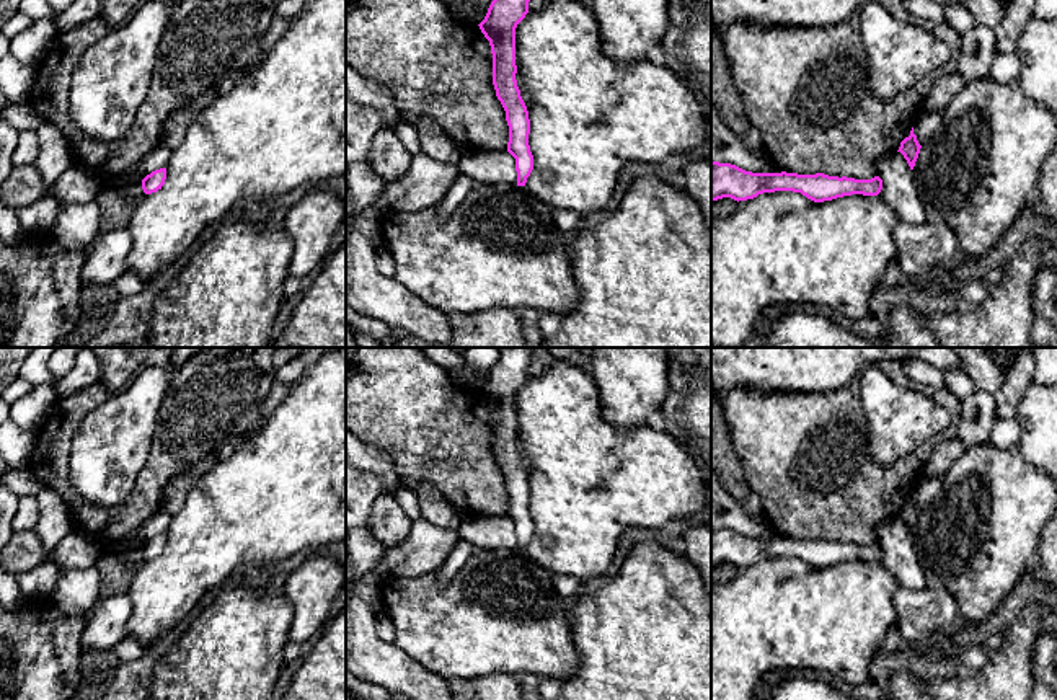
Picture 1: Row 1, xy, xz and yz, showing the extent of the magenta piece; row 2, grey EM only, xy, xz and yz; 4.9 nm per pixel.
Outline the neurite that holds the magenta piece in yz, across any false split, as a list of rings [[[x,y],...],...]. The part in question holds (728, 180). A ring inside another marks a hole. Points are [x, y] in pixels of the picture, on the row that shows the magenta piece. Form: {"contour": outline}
{"contour": [[[711,162],[711,202],[723,197],[739,202],[775,191],[801,193],[814,202],[824,202],[851,194],[878,196],[881,189],[879,176],[855,179],[824,173],[752,173],[731,163]]]}

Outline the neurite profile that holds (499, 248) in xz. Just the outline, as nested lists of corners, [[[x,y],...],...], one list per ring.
[[[475,184],[444,222],[437,219],[436,206],[416,212],[388,212],[383,215],[382,233],[395,259],[396,281],[449,317],[491,308],[533,308],[563,318],[579,303],[569,237],[555,224],[553,207],[525,186]]]

